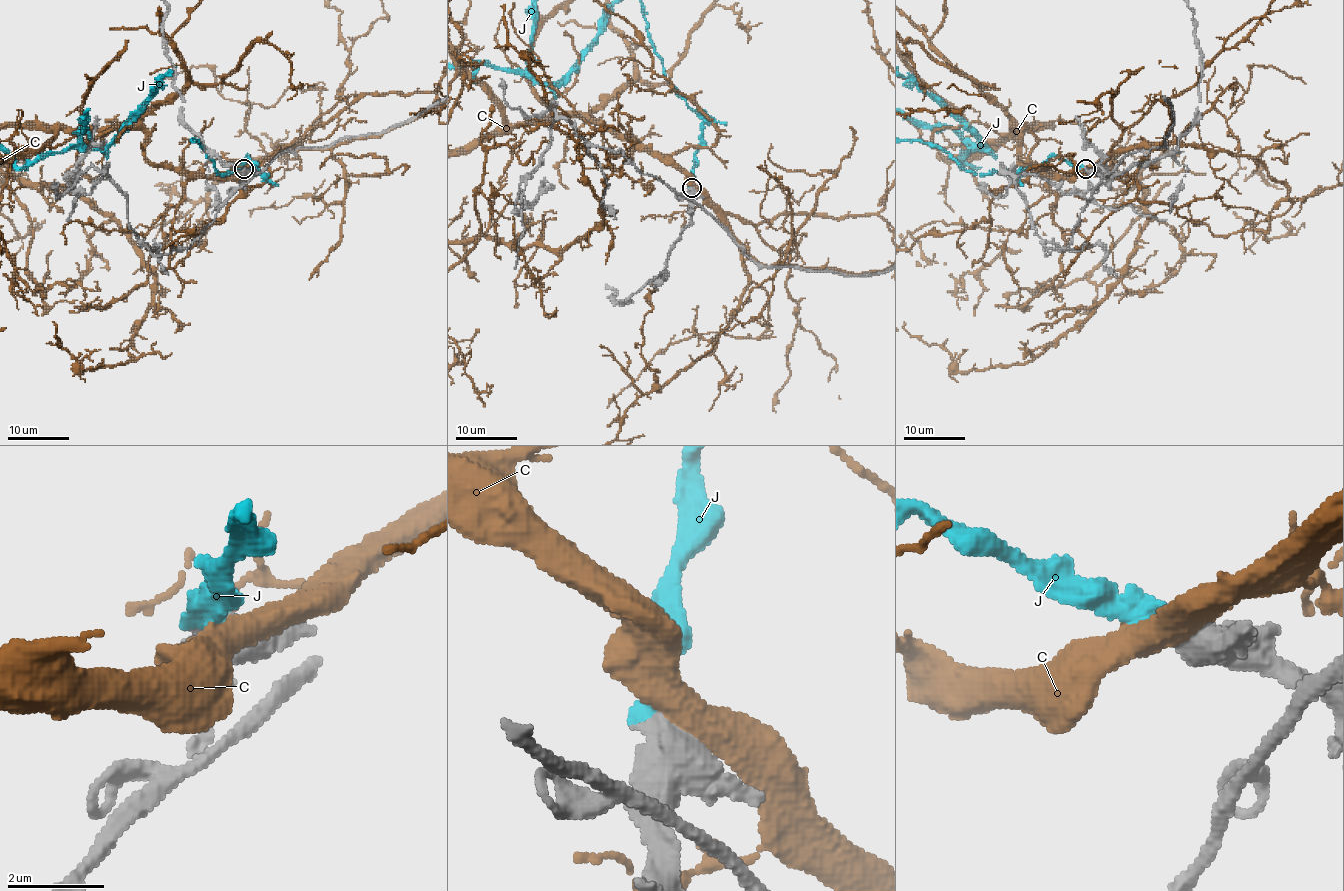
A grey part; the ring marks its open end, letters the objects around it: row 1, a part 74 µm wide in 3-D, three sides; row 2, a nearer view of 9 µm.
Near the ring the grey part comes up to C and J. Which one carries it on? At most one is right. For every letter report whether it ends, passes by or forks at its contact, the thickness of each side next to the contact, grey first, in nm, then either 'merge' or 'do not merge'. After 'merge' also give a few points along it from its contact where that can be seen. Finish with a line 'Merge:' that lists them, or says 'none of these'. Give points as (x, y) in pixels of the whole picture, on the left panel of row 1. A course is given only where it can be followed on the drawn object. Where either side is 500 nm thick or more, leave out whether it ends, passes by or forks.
C: calibres 850 and 550 nm; do not merge
J: calibres 700 and 550 nm; merge
Merge: J

